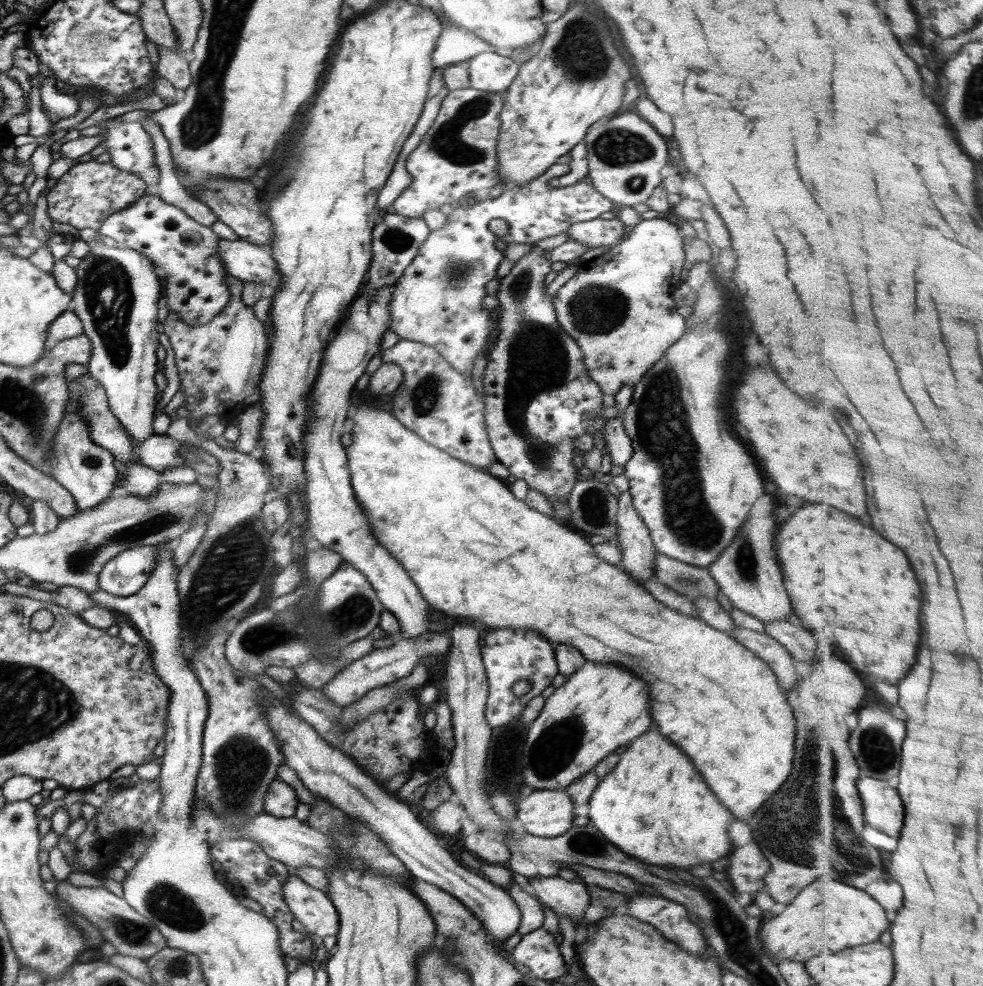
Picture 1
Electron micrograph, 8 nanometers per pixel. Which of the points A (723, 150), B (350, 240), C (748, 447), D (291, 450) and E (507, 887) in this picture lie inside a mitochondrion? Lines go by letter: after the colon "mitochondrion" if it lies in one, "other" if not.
A: other
B: other
C: other
D: other
E: other

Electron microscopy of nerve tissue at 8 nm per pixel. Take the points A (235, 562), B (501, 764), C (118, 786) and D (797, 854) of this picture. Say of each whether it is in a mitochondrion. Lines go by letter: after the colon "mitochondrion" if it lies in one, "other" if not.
A: mitochondrion
B: other
C: other
D: mitochondrion

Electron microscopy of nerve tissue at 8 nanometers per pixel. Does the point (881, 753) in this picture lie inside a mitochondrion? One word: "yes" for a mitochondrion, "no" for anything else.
yes

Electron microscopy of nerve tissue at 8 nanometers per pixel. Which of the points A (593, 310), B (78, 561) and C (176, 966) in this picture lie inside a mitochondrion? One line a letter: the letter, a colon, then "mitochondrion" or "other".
A: mitochondrion
B: mitochondrion
C: mitochondrion

